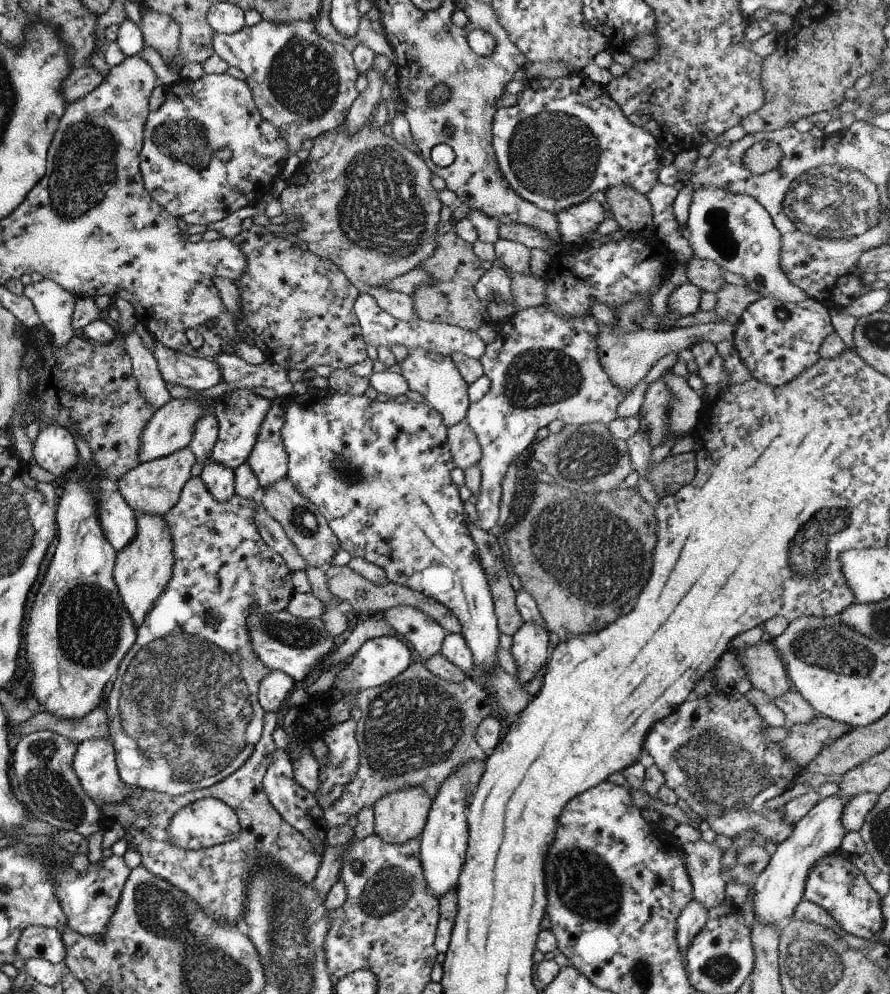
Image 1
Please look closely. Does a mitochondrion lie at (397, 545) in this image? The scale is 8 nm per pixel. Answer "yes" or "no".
no

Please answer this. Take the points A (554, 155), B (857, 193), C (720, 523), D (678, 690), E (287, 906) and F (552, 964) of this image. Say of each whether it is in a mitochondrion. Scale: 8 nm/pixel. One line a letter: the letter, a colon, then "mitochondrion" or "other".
A: mitochondrion
B: mitochondrion
C: other
D: other
E: mitochondrion
F: other

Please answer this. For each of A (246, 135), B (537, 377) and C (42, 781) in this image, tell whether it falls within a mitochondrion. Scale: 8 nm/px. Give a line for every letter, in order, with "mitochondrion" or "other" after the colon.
A: other
B: mitochondrion
C: mitochondrion

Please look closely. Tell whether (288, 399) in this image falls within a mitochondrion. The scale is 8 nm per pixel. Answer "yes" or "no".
no

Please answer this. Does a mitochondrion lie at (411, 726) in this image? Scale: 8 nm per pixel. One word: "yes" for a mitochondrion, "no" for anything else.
yes

